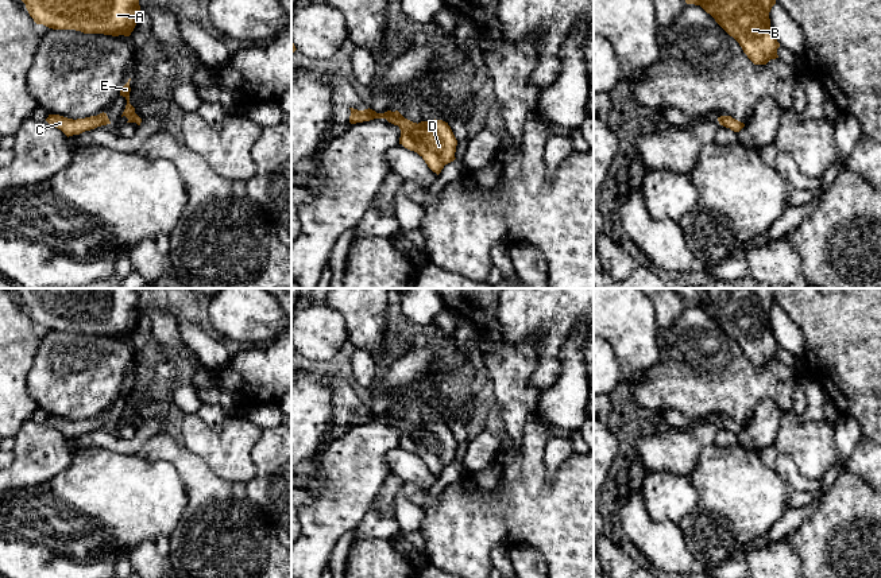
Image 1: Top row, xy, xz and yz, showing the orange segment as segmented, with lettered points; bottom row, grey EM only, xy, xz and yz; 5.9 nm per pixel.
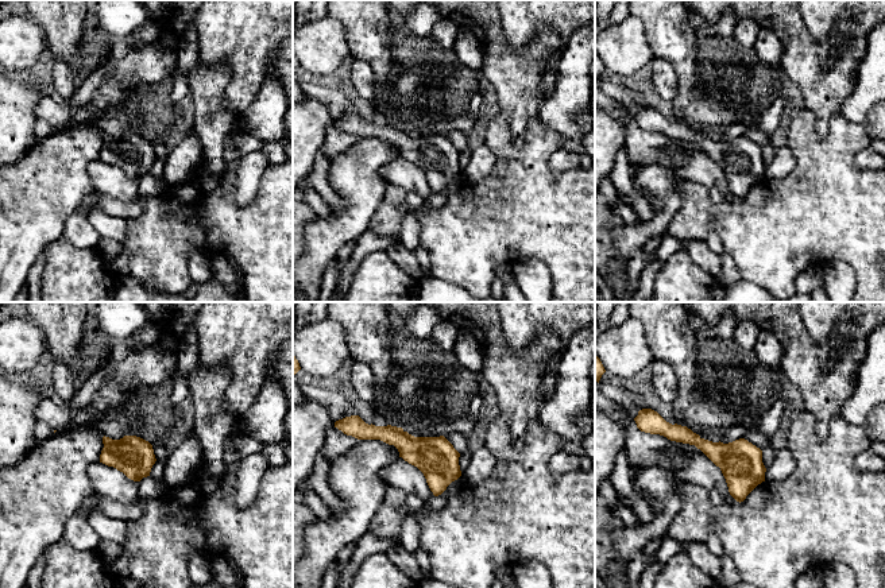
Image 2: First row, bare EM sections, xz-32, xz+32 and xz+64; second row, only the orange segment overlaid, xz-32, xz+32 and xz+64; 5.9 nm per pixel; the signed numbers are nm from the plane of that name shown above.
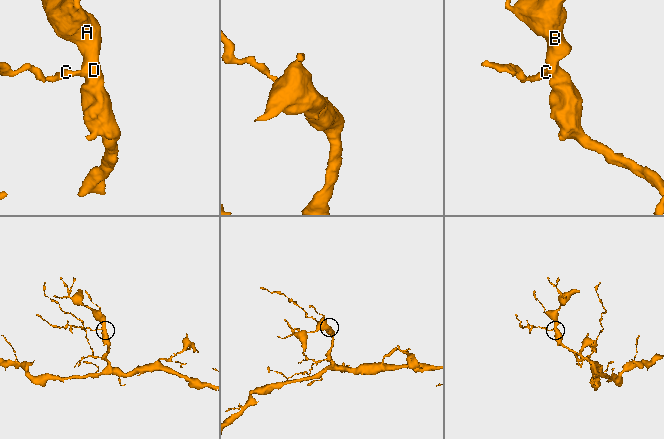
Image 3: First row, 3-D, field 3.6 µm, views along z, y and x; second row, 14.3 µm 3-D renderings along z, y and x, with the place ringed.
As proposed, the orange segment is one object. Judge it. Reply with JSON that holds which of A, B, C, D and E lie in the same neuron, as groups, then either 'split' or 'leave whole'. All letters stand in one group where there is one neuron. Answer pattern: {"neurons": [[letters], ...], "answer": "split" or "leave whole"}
{"neurons": [["A", "B", "C", "D", "E"]], "answer": "leave whole"}

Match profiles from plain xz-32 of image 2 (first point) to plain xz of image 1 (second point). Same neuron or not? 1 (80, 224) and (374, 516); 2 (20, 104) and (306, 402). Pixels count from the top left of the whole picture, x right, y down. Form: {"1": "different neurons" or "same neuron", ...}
{"1": "same neuron", "2": "same neuron"}

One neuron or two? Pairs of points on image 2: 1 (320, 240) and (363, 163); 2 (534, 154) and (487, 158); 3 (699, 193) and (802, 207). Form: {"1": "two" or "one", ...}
{"1": "one", "2": "two", "3": "one"}

